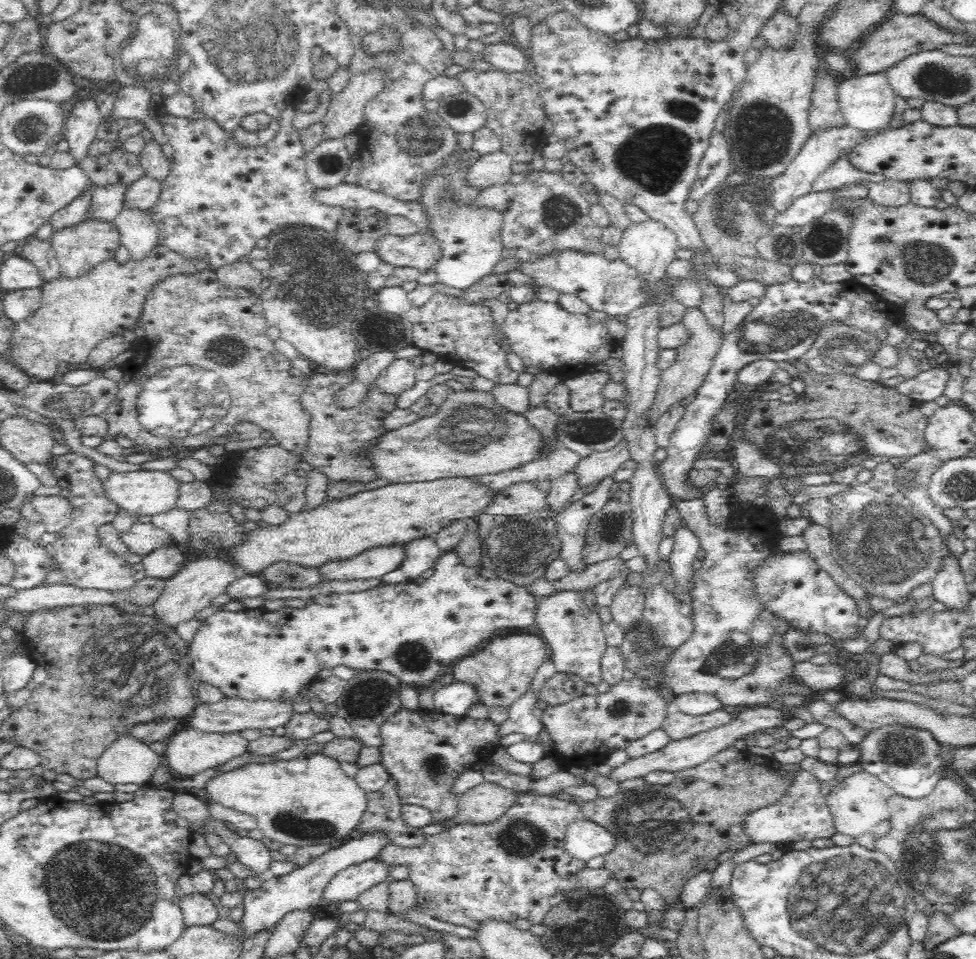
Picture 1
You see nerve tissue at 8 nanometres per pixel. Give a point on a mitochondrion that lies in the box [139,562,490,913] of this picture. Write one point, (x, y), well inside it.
(369, 698)

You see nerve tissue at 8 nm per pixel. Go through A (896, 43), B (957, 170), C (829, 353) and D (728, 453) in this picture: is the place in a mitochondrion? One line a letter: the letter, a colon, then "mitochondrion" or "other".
A: other
B: other
C: mitochondrion
D: other

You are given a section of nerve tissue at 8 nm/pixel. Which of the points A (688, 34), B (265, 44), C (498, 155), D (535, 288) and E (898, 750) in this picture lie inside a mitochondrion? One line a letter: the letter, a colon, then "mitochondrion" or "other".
A: other
B: mitochondrion
C: other
D: other
E: mitochondrion

